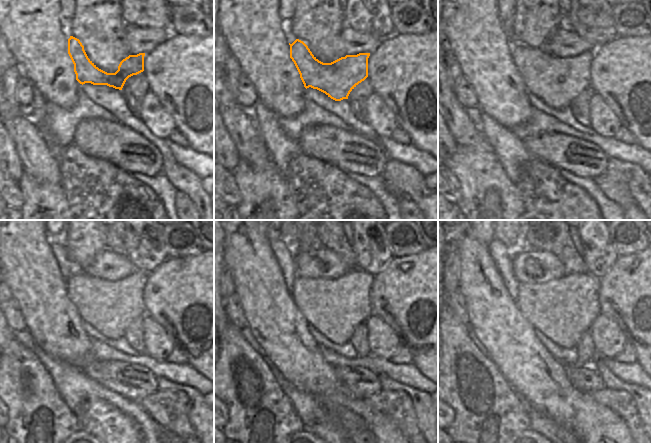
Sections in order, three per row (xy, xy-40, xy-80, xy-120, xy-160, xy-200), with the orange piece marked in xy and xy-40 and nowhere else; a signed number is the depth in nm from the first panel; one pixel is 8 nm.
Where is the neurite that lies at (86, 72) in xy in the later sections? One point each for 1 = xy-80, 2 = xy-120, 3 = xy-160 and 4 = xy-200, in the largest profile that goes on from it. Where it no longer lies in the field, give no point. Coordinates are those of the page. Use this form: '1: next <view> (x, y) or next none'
1: next xy-80 (557, 81)
2: next xy-120 (109, 306)
3: next xy-160 (335, 307)
4: next xy-200 (563, 309)

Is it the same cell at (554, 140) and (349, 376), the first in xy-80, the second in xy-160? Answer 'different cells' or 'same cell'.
same cell

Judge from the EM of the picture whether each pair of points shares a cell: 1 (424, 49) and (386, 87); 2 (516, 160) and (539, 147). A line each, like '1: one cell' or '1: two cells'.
1: one cell
2: two cells

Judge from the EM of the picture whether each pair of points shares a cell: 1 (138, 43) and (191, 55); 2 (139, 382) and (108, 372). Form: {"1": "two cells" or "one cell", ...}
{"1": "two cells", "2": "one cell"}

